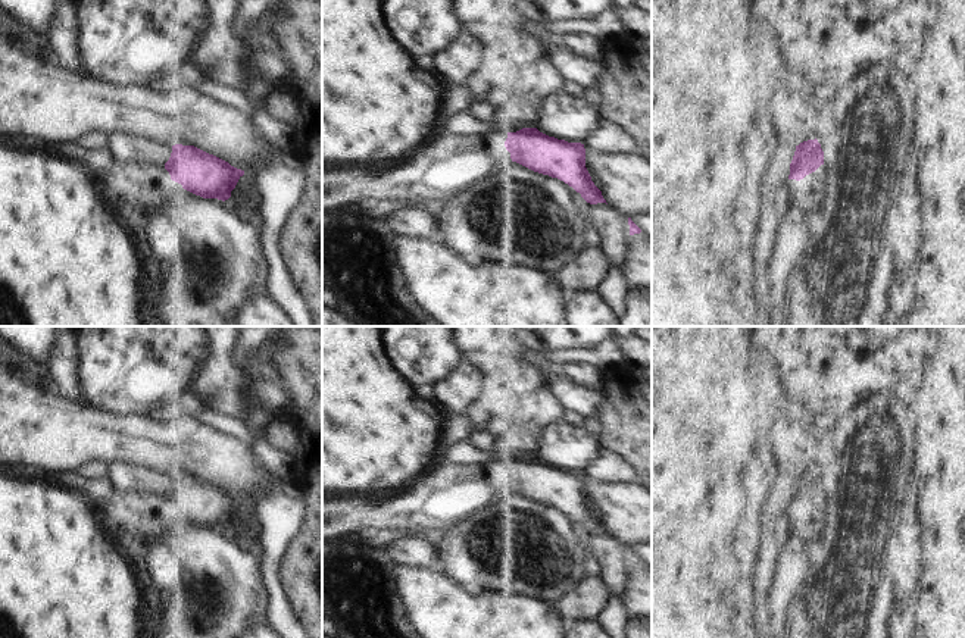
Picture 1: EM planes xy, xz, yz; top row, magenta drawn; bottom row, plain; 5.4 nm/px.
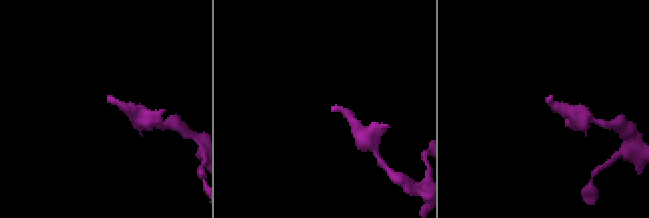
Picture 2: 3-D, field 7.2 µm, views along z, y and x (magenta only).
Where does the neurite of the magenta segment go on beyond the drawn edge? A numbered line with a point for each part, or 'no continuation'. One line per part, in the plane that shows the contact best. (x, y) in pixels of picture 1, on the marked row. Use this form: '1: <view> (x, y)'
1: yz (800, 196)

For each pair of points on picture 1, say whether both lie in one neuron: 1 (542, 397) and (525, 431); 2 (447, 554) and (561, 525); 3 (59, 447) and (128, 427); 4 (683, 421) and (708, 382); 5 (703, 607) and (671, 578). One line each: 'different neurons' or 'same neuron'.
1: same neuron
2: same neuron
3: same neuron
4: different neurons
5: same neuron

